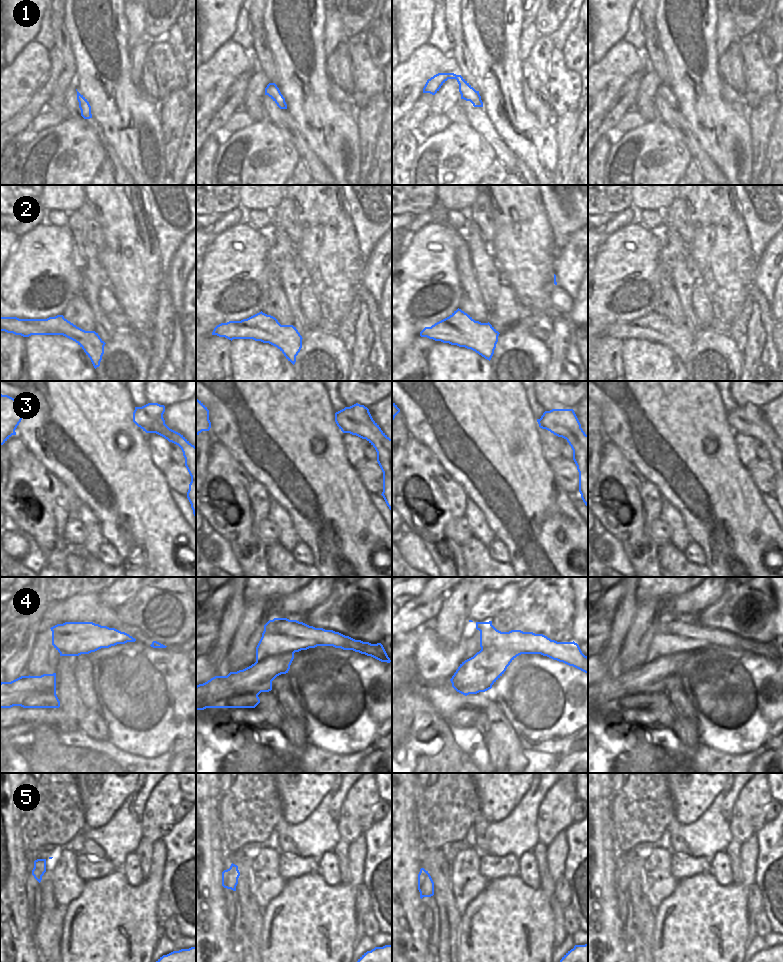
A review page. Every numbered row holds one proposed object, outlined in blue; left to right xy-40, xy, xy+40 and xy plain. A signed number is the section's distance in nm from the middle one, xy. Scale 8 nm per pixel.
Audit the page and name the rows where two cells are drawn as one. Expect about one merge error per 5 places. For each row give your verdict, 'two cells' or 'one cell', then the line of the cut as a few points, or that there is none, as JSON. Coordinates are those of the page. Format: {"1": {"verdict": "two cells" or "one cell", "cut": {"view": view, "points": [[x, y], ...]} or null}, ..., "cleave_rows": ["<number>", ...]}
{"1": {"verdict": "one cell", "cut": null}, "2": {"verdict": "one cell", "cut": null}, "3": {"verdict": "one cell", "cut": null}, "4": {"verdict": "two cells", "cut": {"view": "xy", "points": [[256, 660], [276, 656], [286, 672]]}}, "5": {"verdict": "one cell", "cut": null}, "cleave_rows": ["4"]}

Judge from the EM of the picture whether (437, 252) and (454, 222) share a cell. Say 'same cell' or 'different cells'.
different cells

